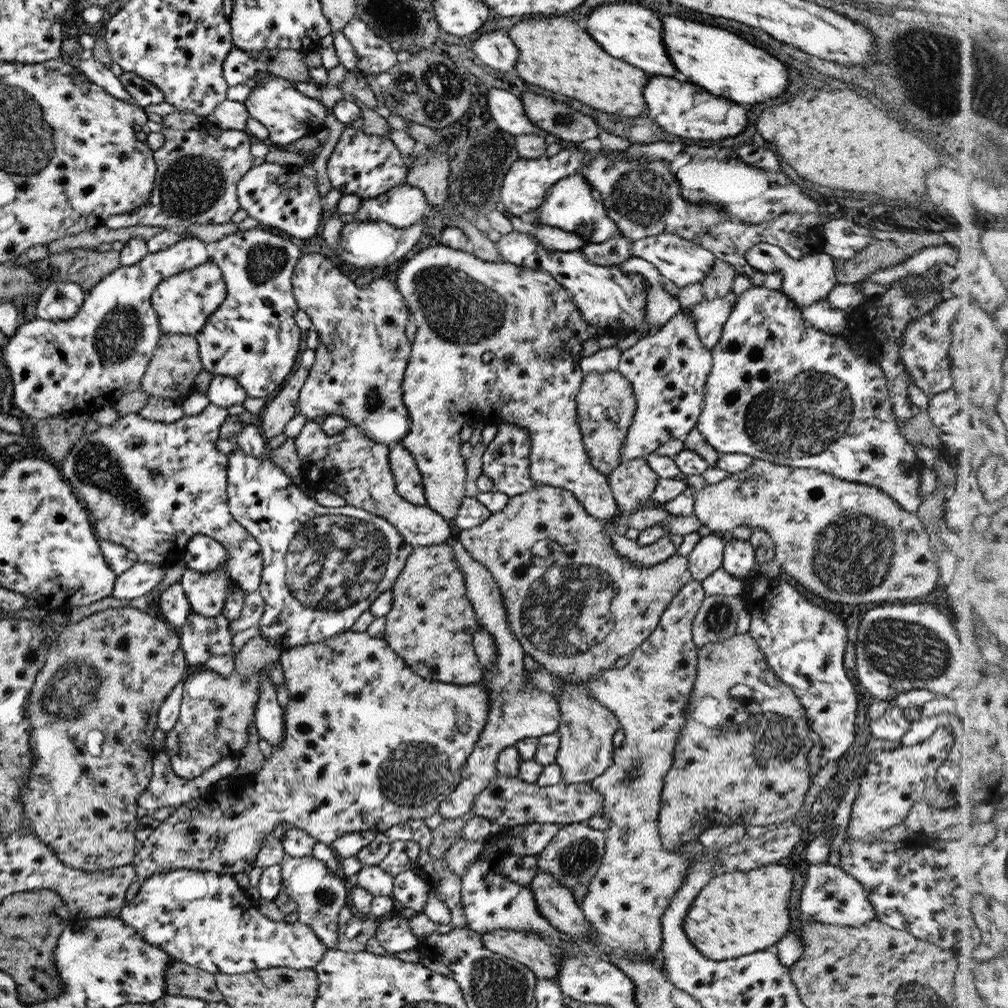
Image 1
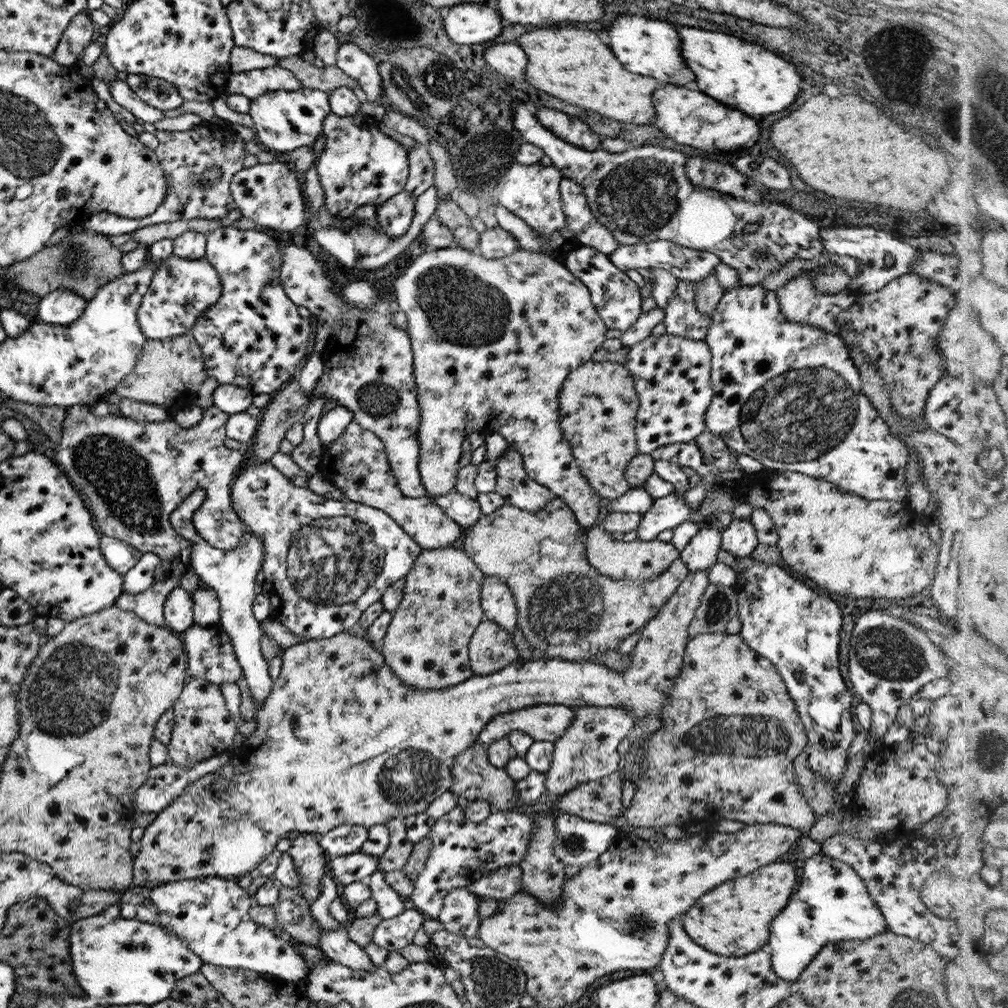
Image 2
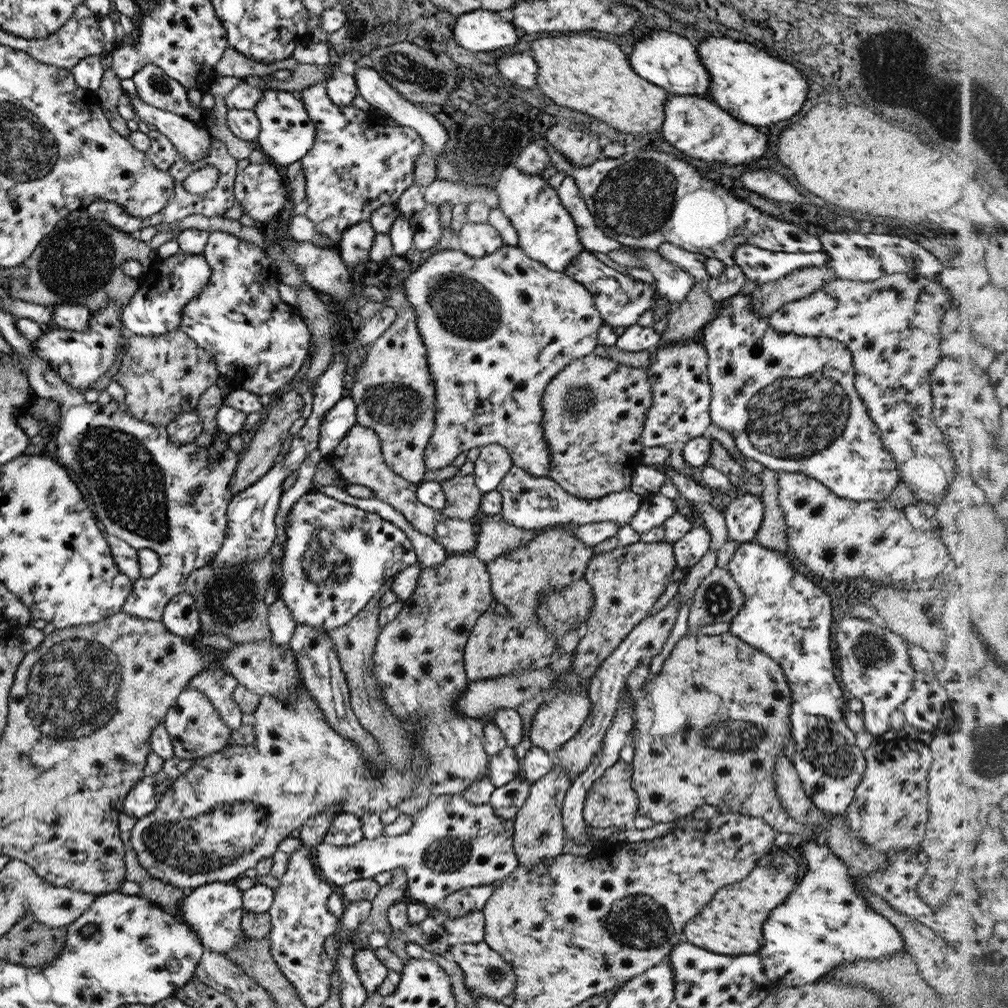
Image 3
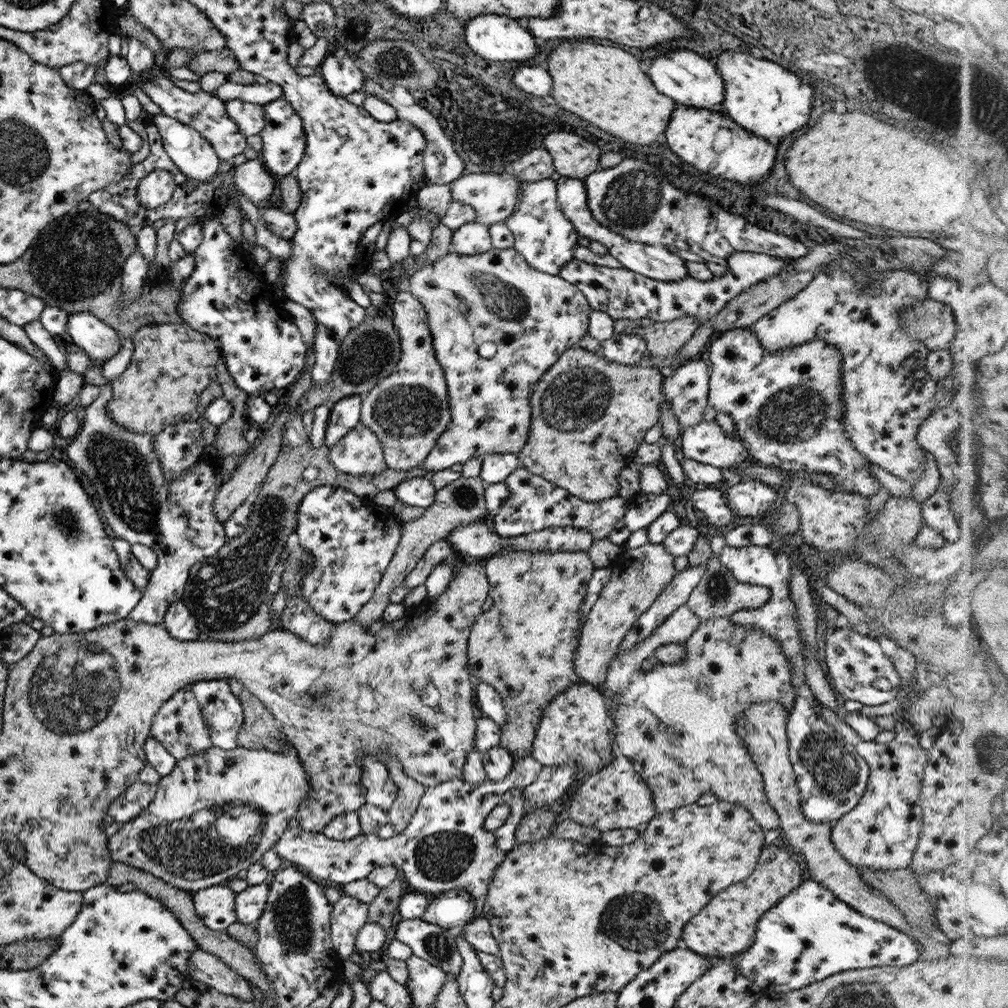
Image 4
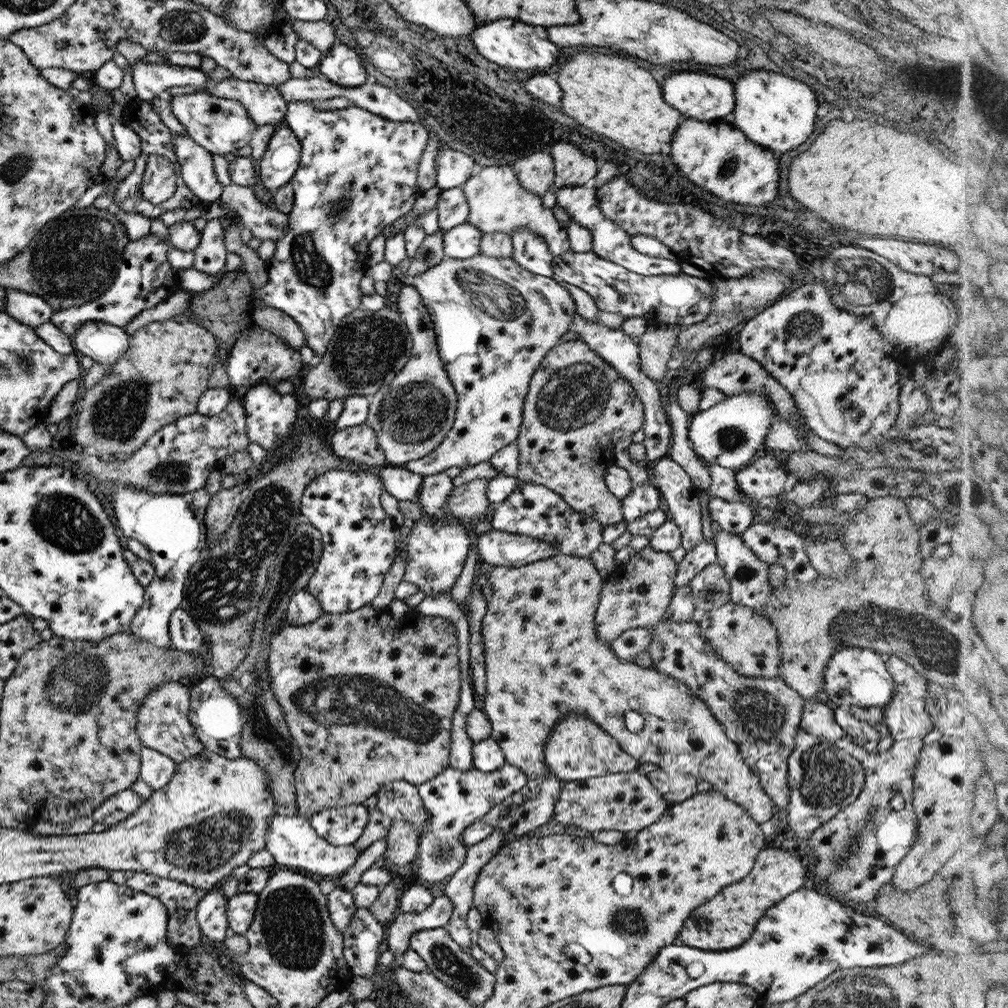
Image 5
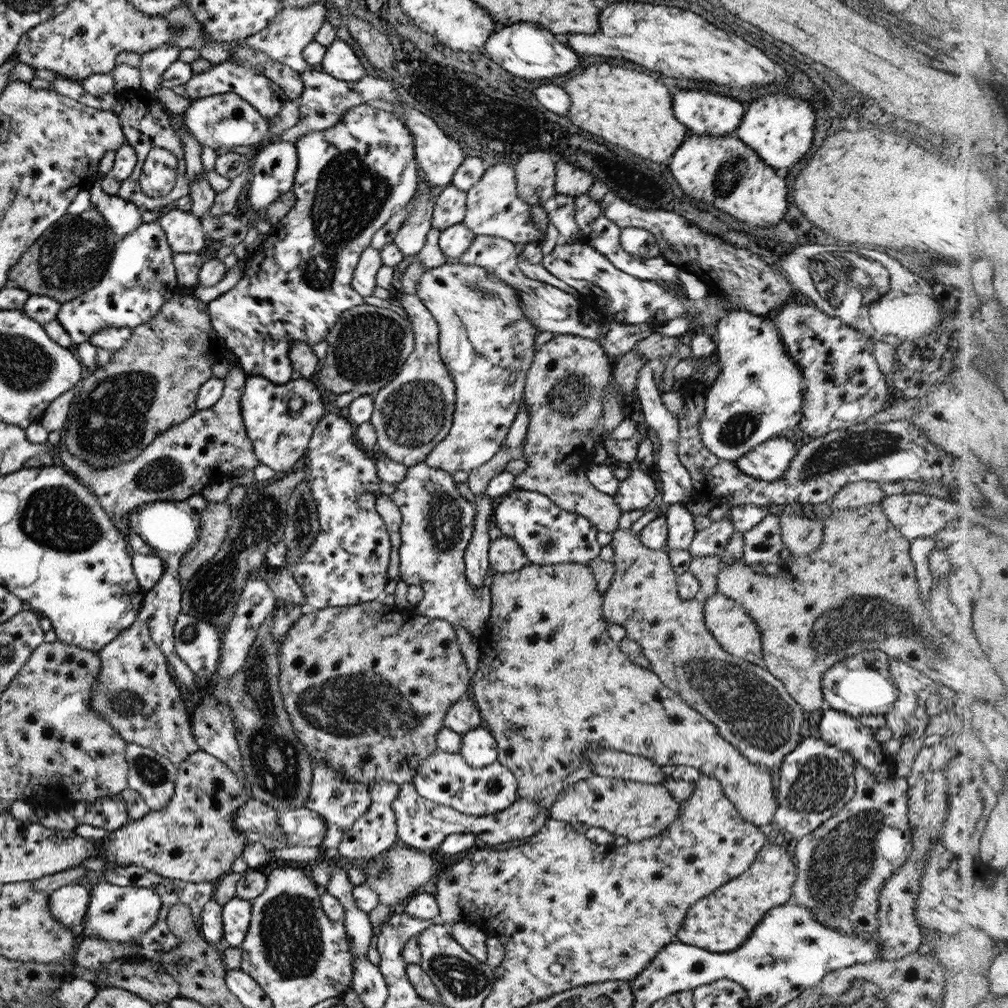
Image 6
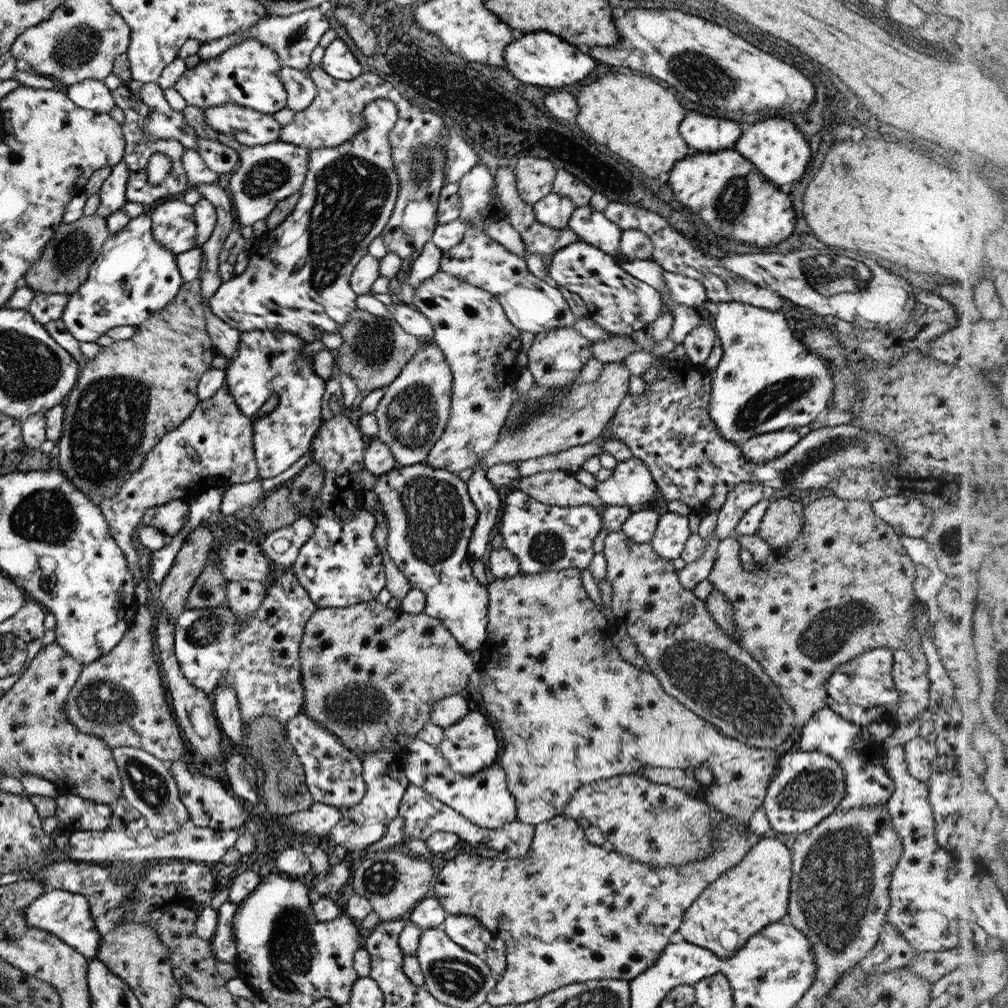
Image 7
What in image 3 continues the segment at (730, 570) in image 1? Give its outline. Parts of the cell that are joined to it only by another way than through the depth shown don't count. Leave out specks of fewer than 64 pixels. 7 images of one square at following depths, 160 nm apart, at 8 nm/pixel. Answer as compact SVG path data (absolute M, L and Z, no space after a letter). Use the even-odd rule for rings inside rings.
M750 494L736 496L730 505L720 508L723 513L728 540L737 543L752 541L763 516L763 503L760 496Z

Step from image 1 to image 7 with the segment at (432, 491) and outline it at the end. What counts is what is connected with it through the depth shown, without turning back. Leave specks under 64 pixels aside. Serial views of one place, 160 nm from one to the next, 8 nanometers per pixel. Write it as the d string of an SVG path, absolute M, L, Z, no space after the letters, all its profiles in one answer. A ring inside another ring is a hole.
M437 271L433 276L422 280L414 288L413 308L421 312L432 326L432 342L443 353L451 372L450 413L441 437L429 449L426 464L437 470L458 473L472 468L488 453L499 437L505 417L511 406L511 393L520 368L515 357L520 352L520 330L506 319L499 301L489 292L466 283L449 273Z

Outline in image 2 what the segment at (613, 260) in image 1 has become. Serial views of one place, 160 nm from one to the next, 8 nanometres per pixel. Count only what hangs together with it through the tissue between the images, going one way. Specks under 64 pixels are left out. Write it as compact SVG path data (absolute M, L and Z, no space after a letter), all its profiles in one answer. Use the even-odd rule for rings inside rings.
M580 245L579 248L573 249L573 252L568 252L561 261L563 266L587 287L593 308L609 330L615 328L622 333L637 320L641 313L639 308L642 289L633 283L624 271L611 264L608 255L593 247Z

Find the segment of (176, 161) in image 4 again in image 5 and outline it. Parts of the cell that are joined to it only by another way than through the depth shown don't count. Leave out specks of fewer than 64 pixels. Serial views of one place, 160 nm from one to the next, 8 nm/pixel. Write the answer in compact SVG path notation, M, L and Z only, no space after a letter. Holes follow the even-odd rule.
M173 133L174 155L179 163L179 179L196 196L199 203L218 200L222 187L215 179L212 167L212 153L193 142L189 135Z

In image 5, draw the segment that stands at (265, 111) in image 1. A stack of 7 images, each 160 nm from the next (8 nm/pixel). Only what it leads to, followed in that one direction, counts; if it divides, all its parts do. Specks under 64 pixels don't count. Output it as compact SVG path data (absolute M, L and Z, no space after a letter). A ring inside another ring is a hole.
M285 119L276 122L265 152L259 159L258 180L270 192L285 186L299 164L301 147Z

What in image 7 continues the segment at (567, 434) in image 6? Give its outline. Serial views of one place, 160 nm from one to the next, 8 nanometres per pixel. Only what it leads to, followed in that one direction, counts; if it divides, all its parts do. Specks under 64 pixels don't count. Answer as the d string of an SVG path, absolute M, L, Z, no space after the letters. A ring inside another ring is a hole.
M573 327L554 328L547 332L534 334L533 342L526 351L526 370L531 374L533 383L547 389L567 389L575 379L579 380L581 367L587 364L591 358L590 341L585 339L579 331ZM550 470L536 472L533 475L521 477L518 491L533 498L539 504L547 504L560 508L589 505L600 515L605 504L597 498L593 489L577 482L569 471Z

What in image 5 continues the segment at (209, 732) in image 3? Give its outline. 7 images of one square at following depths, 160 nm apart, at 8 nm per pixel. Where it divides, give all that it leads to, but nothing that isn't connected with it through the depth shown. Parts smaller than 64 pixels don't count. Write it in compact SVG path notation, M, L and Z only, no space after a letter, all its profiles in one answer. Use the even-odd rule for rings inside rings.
M168 680L152 688L136 712L135 732L141 746L168 756L174 763L199 754L204 746L189 722L188 708L189 691L182 681Z

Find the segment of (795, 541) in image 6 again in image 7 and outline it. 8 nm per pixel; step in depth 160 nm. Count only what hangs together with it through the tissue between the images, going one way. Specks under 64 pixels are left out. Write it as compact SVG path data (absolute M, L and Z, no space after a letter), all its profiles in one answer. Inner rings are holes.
M792 498L768 502L756 534L769 548L785 546L800 536L803 528L802 506Z

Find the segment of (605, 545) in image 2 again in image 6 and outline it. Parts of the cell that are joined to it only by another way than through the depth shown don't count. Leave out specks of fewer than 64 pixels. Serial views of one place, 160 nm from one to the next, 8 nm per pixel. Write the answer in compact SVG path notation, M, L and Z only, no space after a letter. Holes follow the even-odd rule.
M617 528L612 533L612 539L610 545L613 547L613 556L609 562L614 566L614 573L610 580L609 586L605 589L602 595L602 617L607 622L614 622L620 624L626 630L626 636L637 642L641 647L642 653L648 660L649 669L653 671L659 680L667 687L677 693L677 696L681 697L681 700L685 701L693 710L696 710L701 716L704 716L711 724L716 726L718 735L724 738L729 744L732 744L740 753L741 756L748 760L751 764L758 764L762 768L766 768L769 774L773 777L776 776L778 767L781 764L783 757L789 754L796 747L796 744L800 741L799 725L802 723L802 708L793 700L788 692L784 689L780 680L777 680L767 669L759 664L753 664L747 662L744 658L731 656L728 652L725 652L719 644L713 639L711 633L706 629L704 625L704 614L702 609L702 603L691 600L681 600L678 597L676 591L676 575L673 573L671 566L669 565L669 559L667 558L667 551L664 548L653 550L647 548L644 544L641 544L629 529Z

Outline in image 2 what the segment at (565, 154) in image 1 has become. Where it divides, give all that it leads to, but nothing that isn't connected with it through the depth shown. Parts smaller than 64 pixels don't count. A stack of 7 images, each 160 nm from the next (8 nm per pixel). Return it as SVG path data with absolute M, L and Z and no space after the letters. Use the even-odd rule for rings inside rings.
M515 162L509 165L504 175L501 176L501 181L493 190L497 205L502 206L530 226L542 240L540 252L553 260L562 260L568 252L573 252L573 249L581 245L576 240L576 235L565 224L565 215L561 208L558 191L558 182L561 179L561 173L551 164L522 165Z

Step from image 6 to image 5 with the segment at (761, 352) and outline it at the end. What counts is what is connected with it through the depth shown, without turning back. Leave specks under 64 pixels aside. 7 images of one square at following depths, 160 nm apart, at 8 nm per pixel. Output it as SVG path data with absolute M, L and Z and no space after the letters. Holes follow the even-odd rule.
M767 393L725 395L722 402L692 415L688 420L686 438L702 460L723 468L740 468L750 464L763 450L774 414L775 406Z

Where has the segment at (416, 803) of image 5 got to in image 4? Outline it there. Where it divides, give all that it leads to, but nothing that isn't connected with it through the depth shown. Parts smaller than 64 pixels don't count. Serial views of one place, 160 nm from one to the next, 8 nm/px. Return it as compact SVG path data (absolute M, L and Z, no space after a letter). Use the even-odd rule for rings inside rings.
M373 755L360 762L361 784L365 787L364 802L387 812L396 795L396 784L389 778L386 766Z

